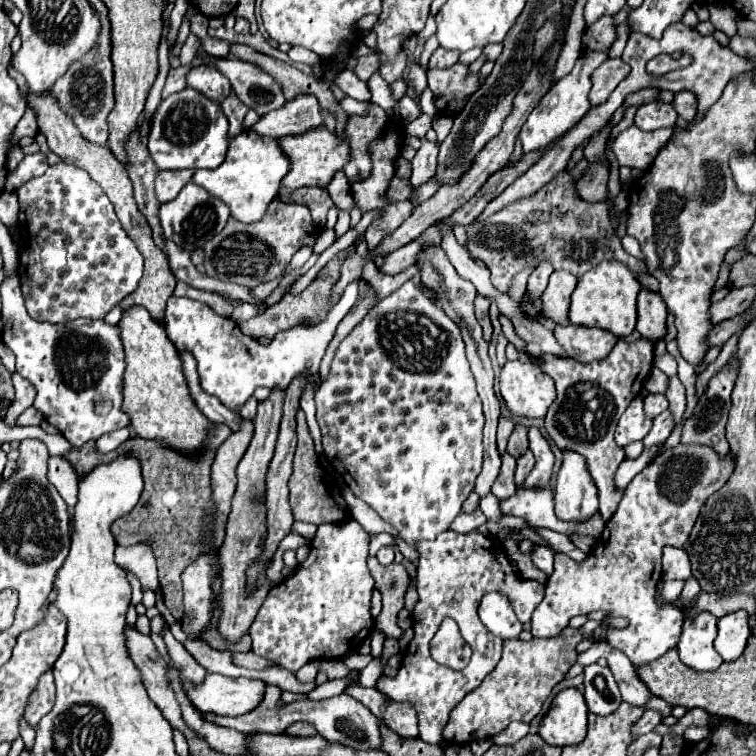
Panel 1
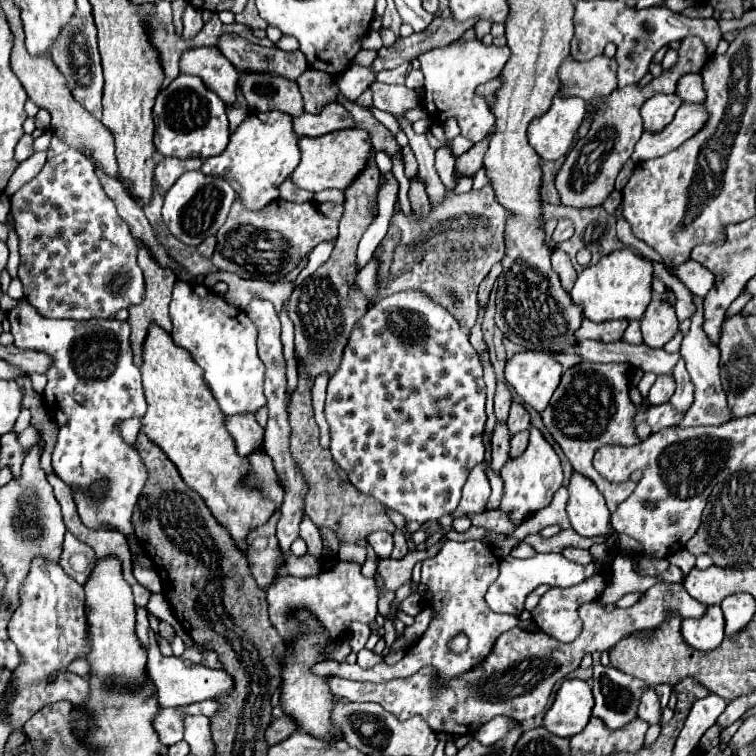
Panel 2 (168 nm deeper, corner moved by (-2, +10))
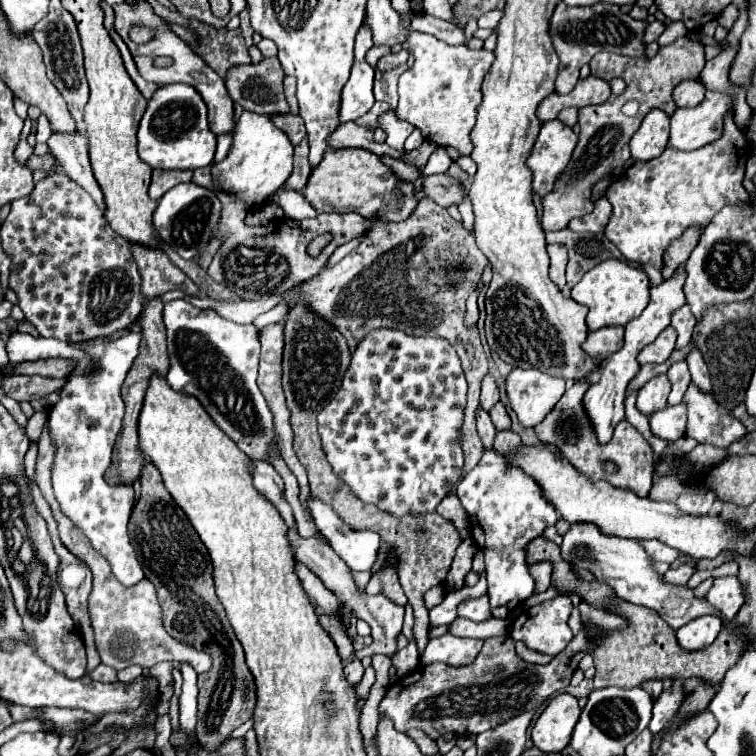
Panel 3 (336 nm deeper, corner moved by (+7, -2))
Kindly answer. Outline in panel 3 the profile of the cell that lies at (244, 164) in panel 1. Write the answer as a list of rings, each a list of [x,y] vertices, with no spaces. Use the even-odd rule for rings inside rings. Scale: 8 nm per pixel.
[[[244,112],[236,122],[234,144],[230,148],[228,158],[212,166],[216,188],[236,194],[246,202],[248,208],[260,206],[288,180],[292,172],[292,152],[294,146],[290,144],[288,136],[280,128],[276,128],[268,116]]]

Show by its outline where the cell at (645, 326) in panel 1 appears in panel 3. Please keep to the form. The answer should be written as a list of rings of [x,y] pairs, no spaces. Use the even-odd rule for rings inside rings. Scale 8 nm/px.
[[[666,328],[666,332],[662,332],[662,336],[658,336],[658,340],[654,344],[648,344],[638,354],[640,366],[644,366],[648,362],[654,362],[654,364],[666,362],[674,350],[674,344],[676,344],[676,332],[674,332],[674,328]]]

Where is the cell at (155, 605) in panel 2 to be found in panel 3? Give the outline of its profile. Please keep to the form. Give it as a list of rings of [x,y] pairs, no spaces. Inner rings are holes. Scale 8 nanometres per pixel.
[[[180,664],[180,672],[182,672],[182,678],[184,678],[182,694],[180,694],[180,724],[190,734],[190,738],[194,738],[194,728],[196,728],[196,696],[198,696],[196,672],[192,668],[186,668],[186,664]]]

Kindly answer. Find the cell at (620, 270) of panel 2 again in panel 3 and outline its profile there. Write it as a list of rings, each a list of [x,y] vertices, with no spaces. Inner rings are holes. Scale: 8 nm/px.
[[[610,258],[600,262],[572,288],[572,298],[578,304],[588,306],[586,324],[594,332],[604,326],[626,326],[638,312],[642,312],[650,300],[650,280],[642,268],[634,268],[622,260]]]

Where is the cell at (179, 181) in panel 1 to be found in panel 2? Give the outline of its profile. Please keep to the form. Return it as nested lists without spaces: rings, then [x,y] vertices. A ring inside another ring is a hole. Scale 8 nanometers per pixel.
[[[163,158],[157,164],[157,168],[155,168],[155,182],[159,184],[159,188],[169,190],[183,172],[199,170],[201,164],[203,164],[201,158],[187,158],[187,160],[181,160],[181,158]]]

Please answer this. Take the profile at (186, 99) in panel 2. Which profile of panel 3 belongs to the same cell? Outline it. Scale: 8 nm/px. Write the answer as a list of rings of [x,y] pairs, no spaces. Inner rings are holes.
[[[166,84],[148,100],[138,128],[138,156],[152,168],[196,170],[208,166],[216,152],[216,136],[208,128],[206,104],[192,86]]]

